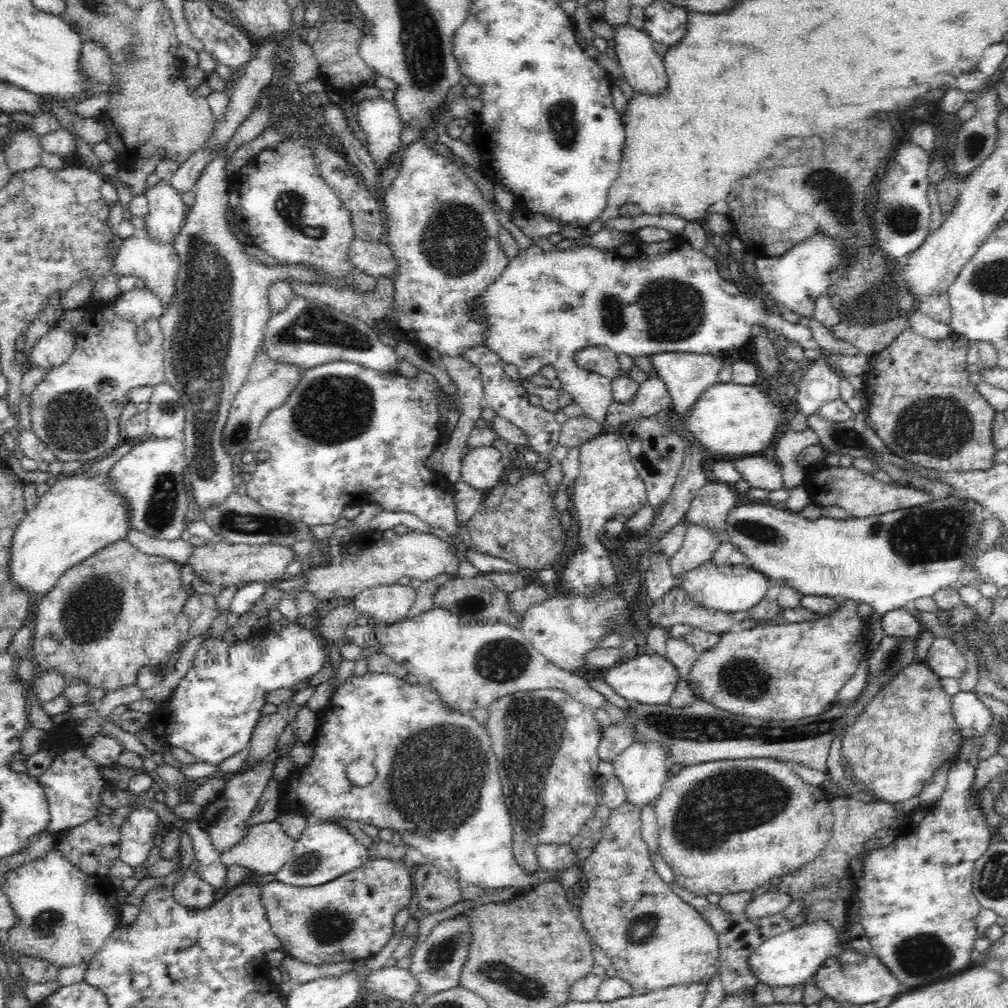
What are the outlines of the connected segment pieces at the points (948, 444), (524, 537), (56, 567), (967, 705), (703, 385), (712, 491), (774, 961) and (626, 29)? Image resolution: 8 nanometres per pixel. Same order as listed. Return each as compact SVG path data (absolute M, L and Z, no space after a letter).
M909 328L871 357L870 371L864 376L864 396L869 407L869 426L896 456L942 473L983 471L992 468L995 449L991 425L996 411L968 380L966 352L968 340L957 333L945 339L930 340Z
M530 469L524 472L517 484L508 484L508 488L506 488L506 492L502 496L502 504L498 504L492 510L485 510L480 505L466 525L477 550L484 554L490 554L490 556L504 558L504 560L508 560L512 564L517 564L523 570L532 569L535 571L554 566L559 558L561 558L561 561L568 558L564 554L564 543L568 534L567 531L562 531L559 517L560 515L556 515L554 512L550 487L548 487L544 475Z
M83 470L52 481L36 507L15 528L10 545L11 582L34 596L54 588L66 570L90 558L105 546L122 540L132 529L127 504L111 490L108 473L84 477Z
M959 692L951 698L952 712L959 733L965 738L976 738L988 732L988 728L995 727L992 711L982 702L978 694L973 692Z
M661 352L649 356L655 376L663 380L667 393L671 396L669 410L674 416L678 416L677 424L682 423L682 420L688 416L688 412L702 392L718 382L718 372L724 364L734 360L734 356L733 353L694 354L692 352Z
M708 481L690 502L686 511L685 522L689 524L705 524L711 530L718 530L727 520L730 509L736 505L740 492L733 484Z
M825 920L804 922L778 936L770 937L770 940L755 948L748 956L748 966L758 983L768 984L772 988L798 986L798 984L805 984L808 978L812 978L817 973L823 962L830 958L827 955L828 951L836 946L845 946L845 943L839 940L837 928Z
M628 22L625 25L615 26L611 45L615 47L618 64L633 90L642 94L661 95L668 86L668 75L662 58L654 50L652 41L648 33L634 28Z

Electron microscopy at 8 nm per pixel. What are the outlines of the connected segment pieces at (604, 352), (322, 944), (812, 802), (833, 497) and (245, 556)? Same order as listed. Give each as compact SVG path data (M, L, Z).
M589 346L576 351L573 359L580 368L613 379L625 373L620 369L616 356L608 347Z
M368 858L362 867L355 868L353 871L347 872L338 878L332 879L330 882L318 885L315 887L295 887L292 885L284 884L280 881L271 881L264 883L262 886L262 901L266 907L266 915L271 924L271 929L275 934L275 937L280 941L283 952L287 956L296 958L304 964L314 964L314 966L320 966L320 964L334 964L334 962L356 962L360 958L372 957L380 952L384 946L389 946L390 938L394 936L394 916L396 913L406 906L408 906L414 890L411 883L411 874L414 869L406 869L401 860L388 860L386 858Z
M748 758L739 760L720 760L684 766L676 775L671 775L666 779L662 792L656 798L654 806L657 816L659 830L657 853L670 866L675 876L675 883L698 896L707 894L734 894L736 892L754 891L756 888L768 883L771 878L784 876L802 868L808 864L824 850L832 836L832 826L834 826L834 813L830 807L830 800L833 798L824 791L824 787L812 786L795 775L788 767L786 761L778 761L770 758Z
M844 462L838 466L824 465L811 467L807 470L807 478L804 482L808 494L813 503L821 507L840 506L844 508L851 518L862 518L866 516L880 516L887 512L894 512L901 508L910 508L929 503L932 499L931 493L895 483L882 483L873 475L858 470L854 465Z
M225 541L208 542L205 545L194 547L187 560L190 568L193 568L195 577L192 588L195 593L218 595L226 586L262 582L278 582L285 573L286 567L294 558L292 546L280 544L232 544Z

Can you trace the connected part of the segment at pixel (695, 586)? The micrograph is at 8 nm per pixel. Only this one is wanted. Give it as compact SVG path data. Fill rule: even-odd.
M710 560L690 572L684 572L679 587L692 595L700 606L722 612L744 612L766 596L770 582L764 573L746 564L720 565Z

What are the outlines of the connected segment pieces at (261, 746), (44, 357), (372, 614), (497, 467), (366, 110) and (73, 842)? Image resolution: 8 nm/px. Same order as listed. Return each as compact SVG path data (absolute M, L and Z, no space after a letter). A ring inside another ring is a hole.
M283 712L261 715L249 742L248 759L238 771L240 774L253 770L275 752L276 742L287 724Z
M57 323L44 334L31 348L31 363L49 371L64 364L75 347L75 335L57 326Z
M396 583L363 590L349 602L356 607L362 625L369 626L372 622L392 625L407 616L416 597L417 589Z
M476 446L462 459L461 479L484 495L490 493L503 475L502 459L502 453L494 446Z
M383 97L366 99L355 107L360 128L368 137L368 152L374 166L383 172L392 154L404 150L402 145L402 119L392 101Z
M98 813L93 819L84 824L70 828L54 835L55 848L57 848L66 860L69 860L76 868L89 875L102 878L106 877L110 866L119 858L121 844L121 827L110 819L110 815Z

